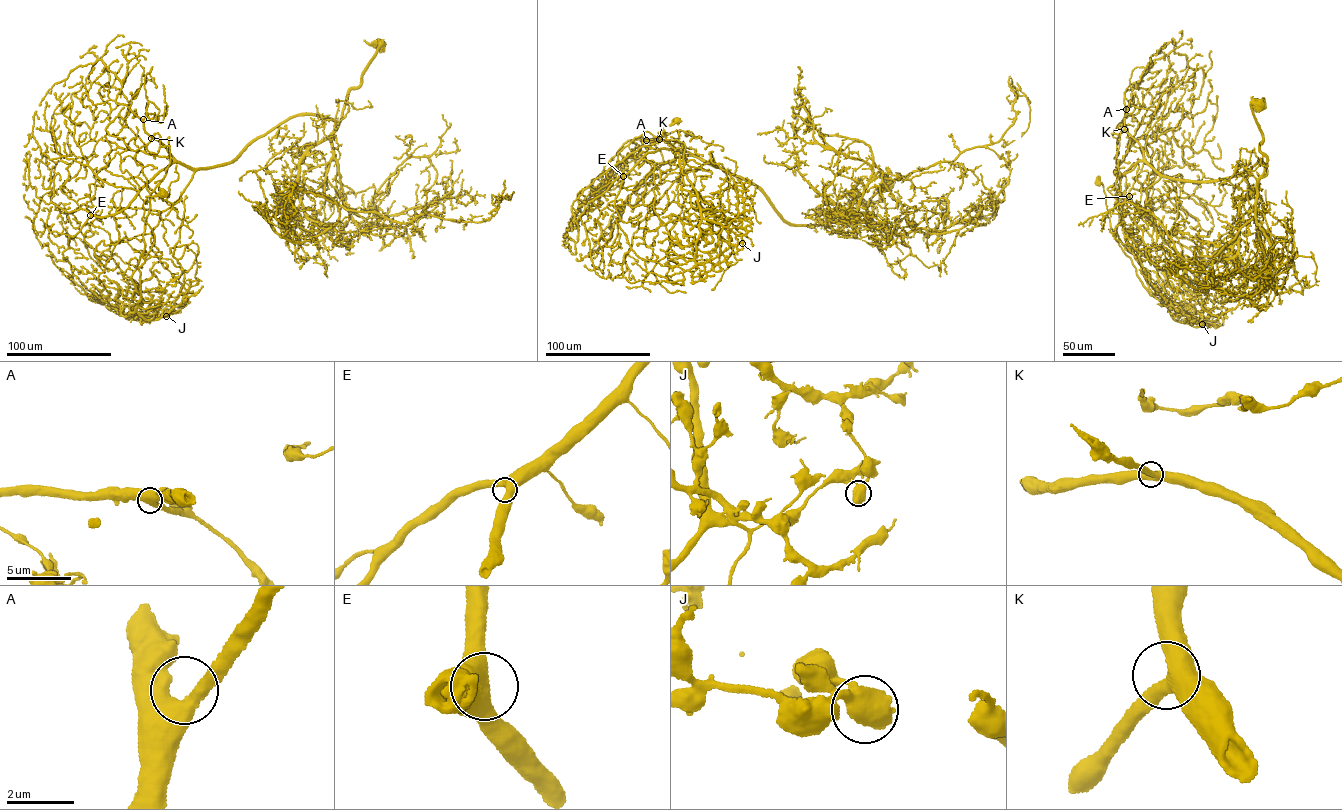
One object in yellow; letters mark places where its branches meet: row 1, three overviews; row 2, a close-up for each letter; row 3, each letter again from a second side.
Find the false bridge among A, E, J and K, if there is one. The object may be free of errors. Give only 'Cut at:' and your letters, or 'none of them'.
Cut at: J

